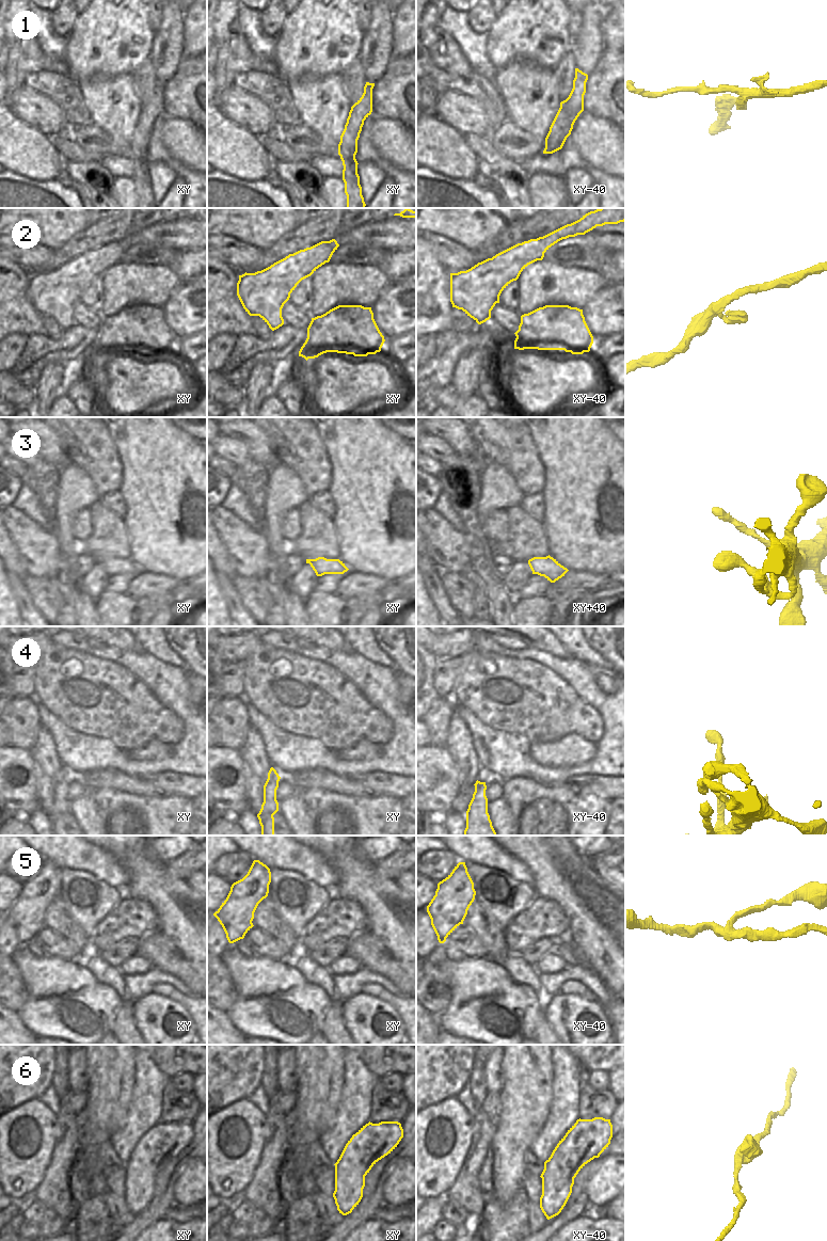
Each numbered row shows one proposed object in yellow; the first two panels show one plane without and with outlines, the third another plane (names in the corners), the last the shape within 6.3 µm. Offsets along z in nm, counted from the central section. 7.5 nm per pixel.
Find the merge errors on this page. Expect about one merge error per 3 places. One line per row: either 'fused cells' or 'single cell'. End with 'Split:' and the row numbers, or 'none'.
1: fused cells
2: single cell
3: single cell
4: single cell
5: single cell
6: single cell
Split: 1

